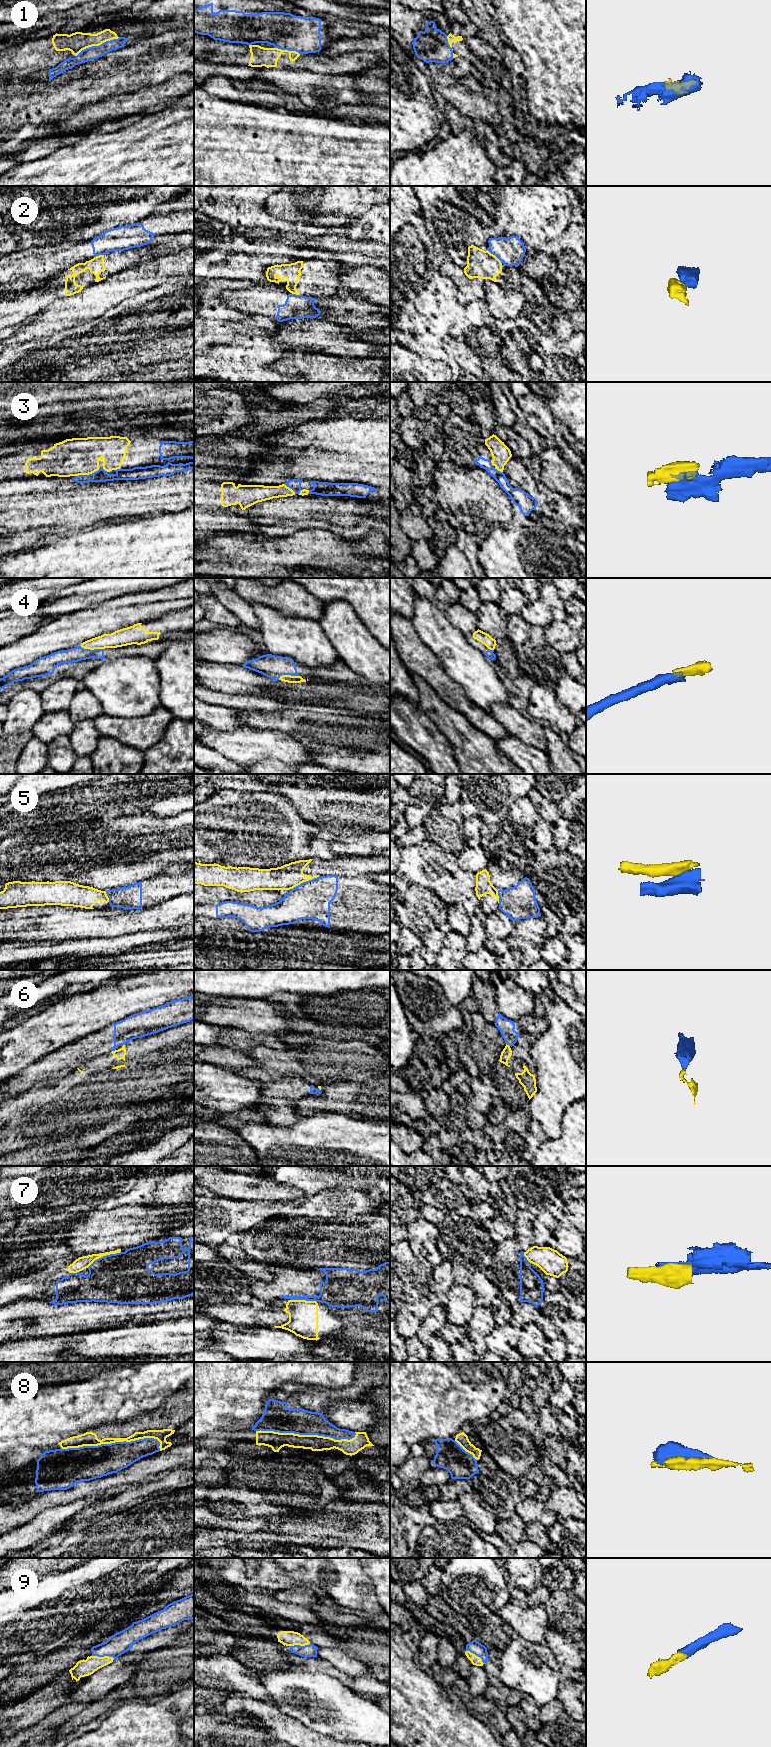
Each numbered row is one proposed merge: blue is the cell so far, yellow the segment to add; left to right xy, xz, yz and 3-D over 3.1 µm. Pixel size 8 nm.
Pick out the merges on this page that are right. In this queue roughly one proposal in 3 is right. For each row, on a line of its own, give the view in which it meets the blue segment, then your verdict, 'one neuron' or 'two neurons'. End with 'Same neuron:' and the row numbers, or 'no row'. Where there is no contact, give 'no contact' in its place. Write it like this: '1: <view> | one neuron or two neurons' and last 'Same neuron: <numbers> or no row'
1: xy | two neurons
2: yz | two neurons
3: xy | one neuron
4: xy | one neuron
5: xz | two neurons
6: xy | two neurons
7: xy | two neurons
8: xy | one neuron
9: xy | one neuron
Same neuron: 3, 4, 8, 9

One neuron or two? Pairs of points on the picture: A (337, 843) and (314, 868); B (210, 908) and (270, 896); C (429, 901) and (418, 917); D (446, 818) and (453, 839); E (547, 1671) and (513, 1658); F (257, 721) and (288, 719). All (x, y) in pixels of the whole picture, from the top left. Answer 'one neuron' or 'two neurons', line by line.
A: two neurons
B: two neurons
C: one neuron
D: one neuron
E: one neuron
F: one neuron

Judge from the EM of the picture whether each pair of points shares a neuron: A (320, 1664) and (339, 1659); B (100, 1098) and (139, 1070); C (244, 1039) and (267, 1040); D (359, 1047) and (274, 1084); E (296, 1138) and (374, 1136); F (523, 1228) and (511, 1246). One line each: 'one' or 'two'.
A: two
B: one
C: one
D: two
E: one
F: two

